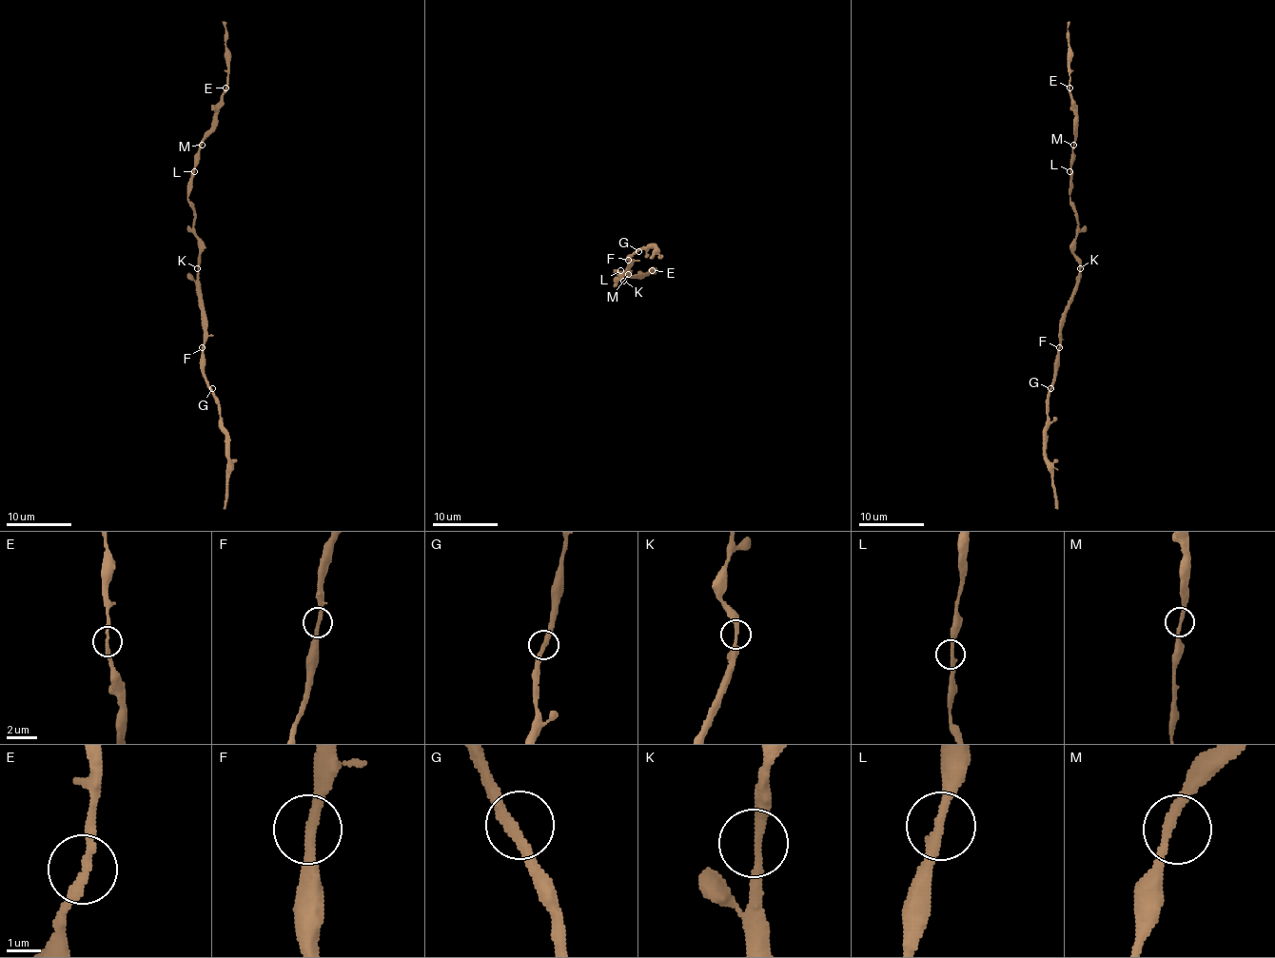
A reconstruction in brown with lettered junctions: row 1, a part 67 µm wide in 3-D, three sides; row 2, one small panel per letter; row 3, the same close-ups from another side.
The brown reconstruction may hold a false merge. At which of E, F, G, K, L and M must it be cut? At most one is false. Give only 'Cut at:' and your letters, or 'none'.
Cut at: none

